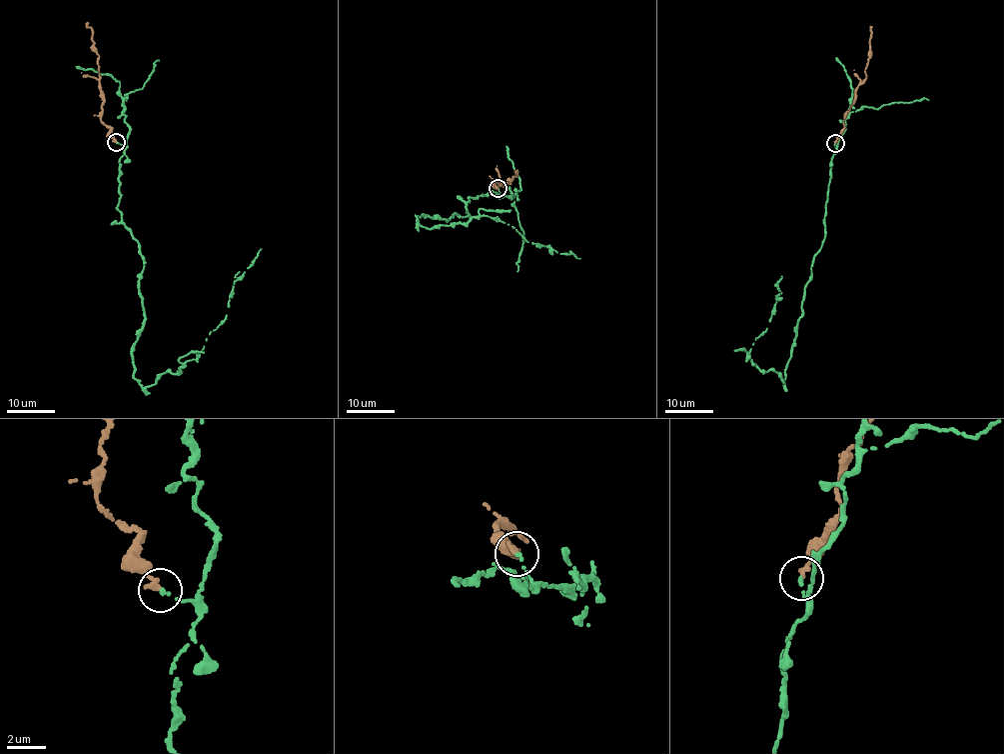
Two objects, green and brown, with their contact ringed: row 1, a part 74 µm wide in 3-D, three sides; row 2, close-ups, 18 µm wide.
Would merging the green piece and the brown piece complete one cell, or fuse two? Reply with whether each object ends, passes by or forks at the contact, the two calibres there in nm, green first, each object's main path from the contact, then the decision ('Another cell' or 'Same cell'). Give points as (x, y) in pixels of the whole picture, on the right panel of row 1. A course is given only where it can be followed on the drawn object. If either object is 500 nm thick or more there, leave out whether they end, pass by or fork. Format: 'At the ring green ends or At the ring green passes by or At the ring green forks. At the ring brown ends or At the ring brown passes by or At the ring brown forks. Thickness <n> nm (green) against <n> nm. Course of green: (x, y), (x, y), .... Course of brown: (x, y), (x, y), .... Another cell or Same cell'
At the ring green ends. At the ring brown ends. Thickness 180 nm (green) against 320 nm. Course of green: (835, 144), (825, 238), (804, 289), (803, 316), (784, 382), (747, 359), (766, 329), (780, 276). Course of brown: (835, 143), (844, 126), (844, 114), (853, 103), (854, 92), (866, 78), (872, 26). Another cell

